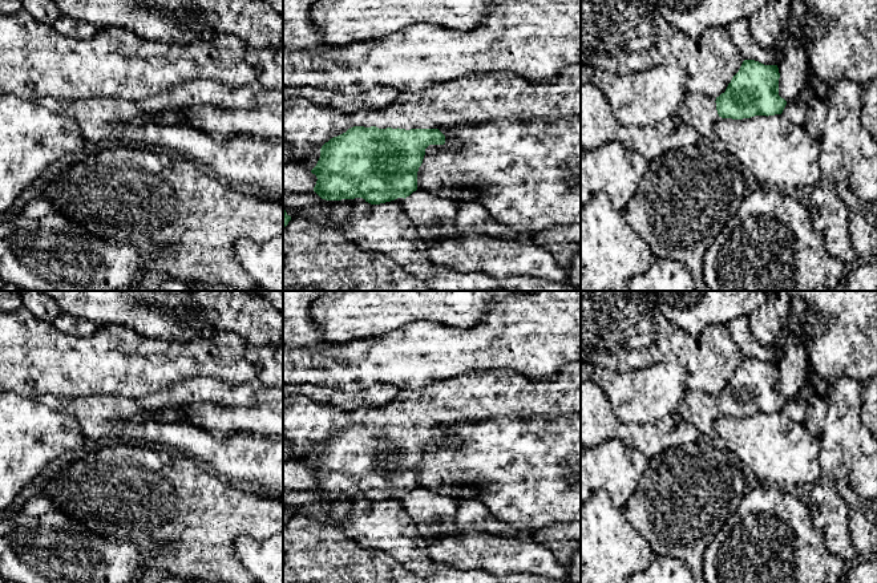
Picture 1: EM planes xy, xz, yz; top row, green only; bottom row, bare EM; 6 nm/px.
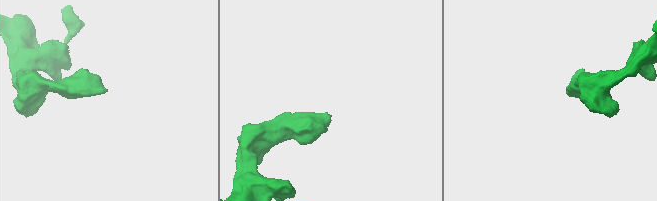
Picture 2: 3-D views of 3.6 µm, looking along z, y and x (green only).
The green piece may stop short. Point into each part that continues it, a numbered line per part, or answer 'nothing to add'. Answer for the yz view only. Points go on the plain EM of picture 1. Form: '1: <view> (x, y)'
1: yz (699, 409)

